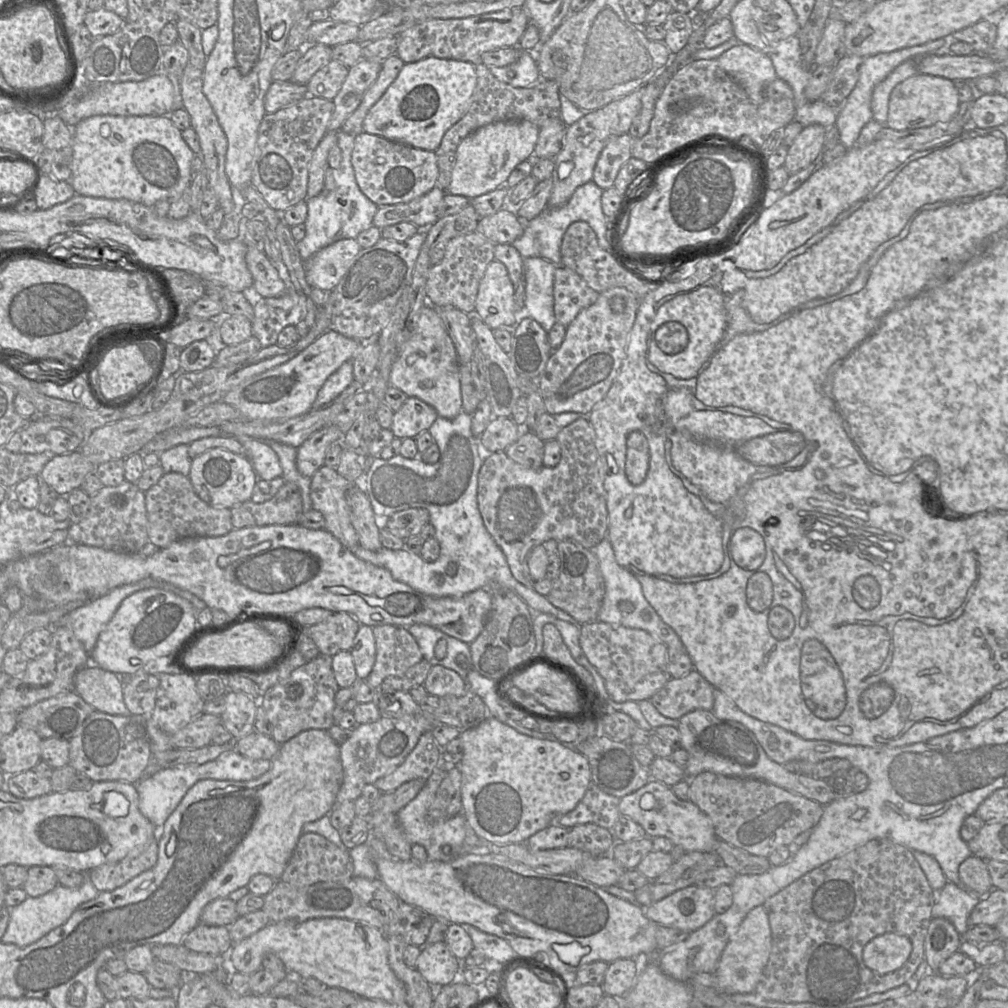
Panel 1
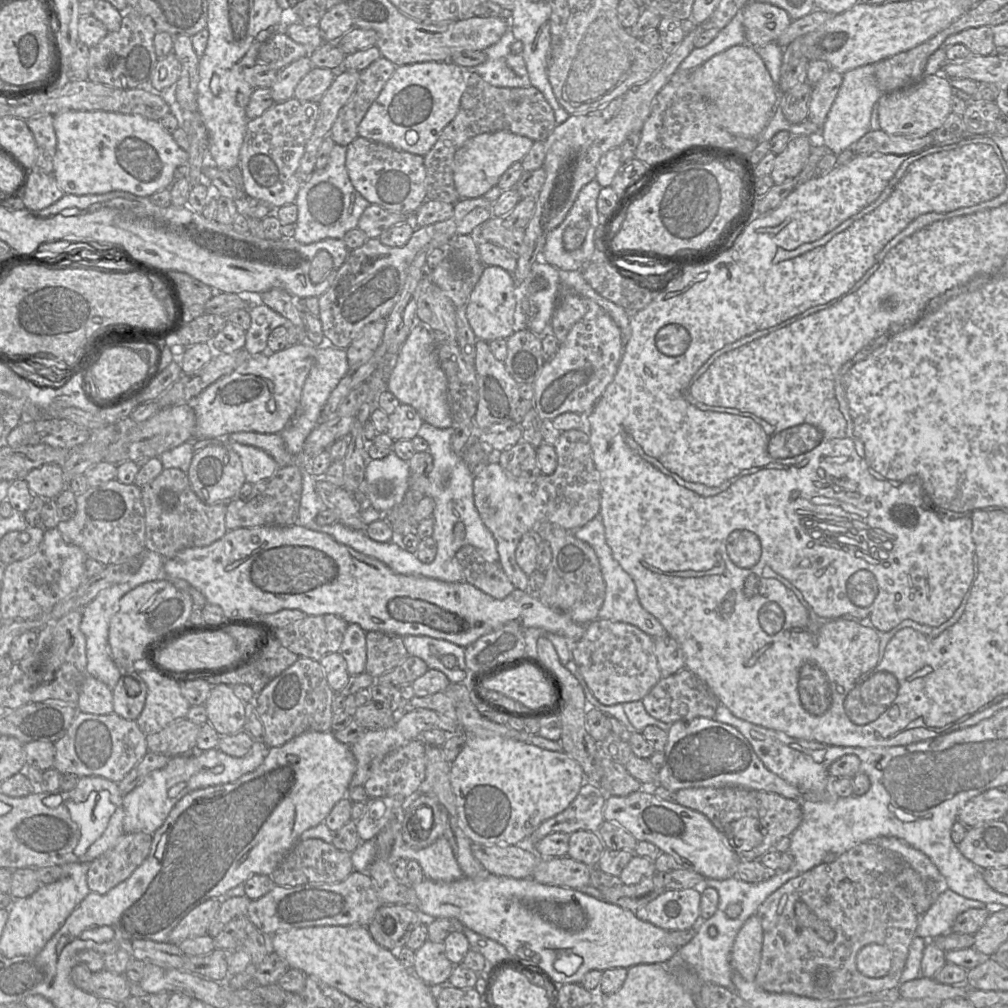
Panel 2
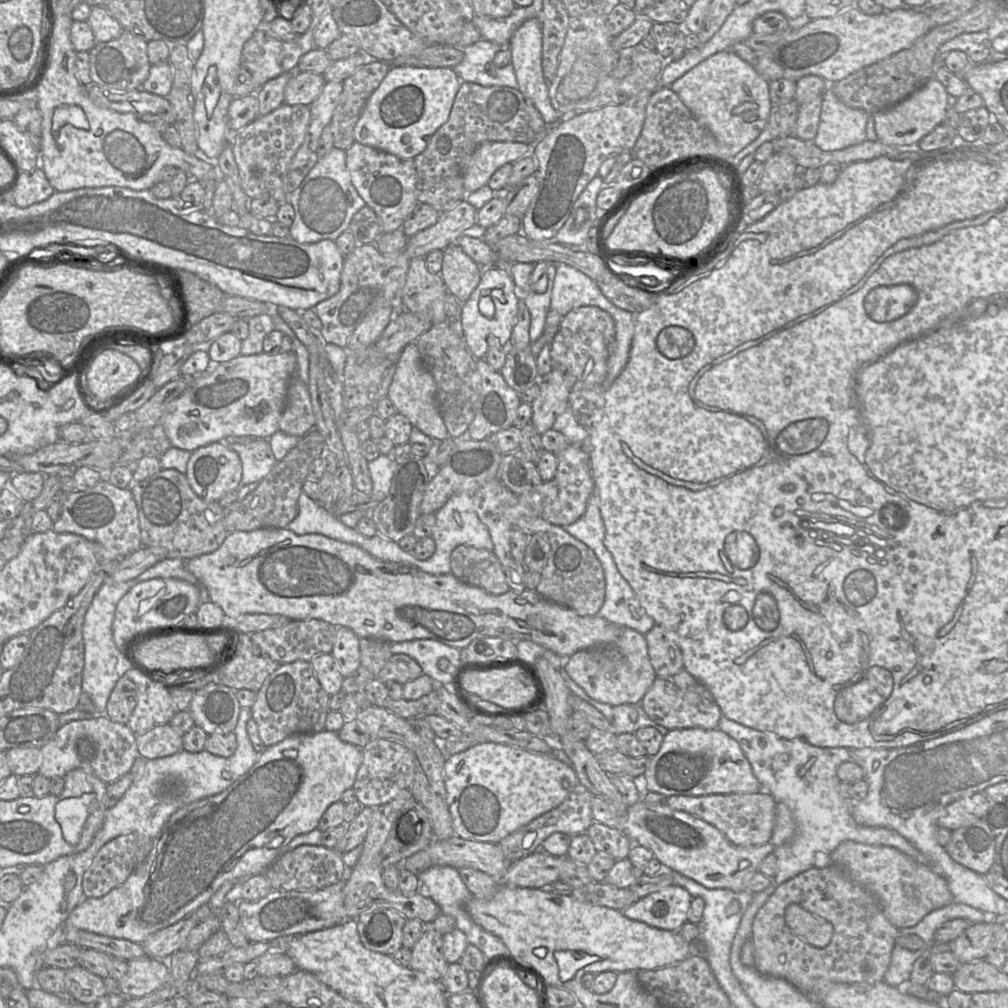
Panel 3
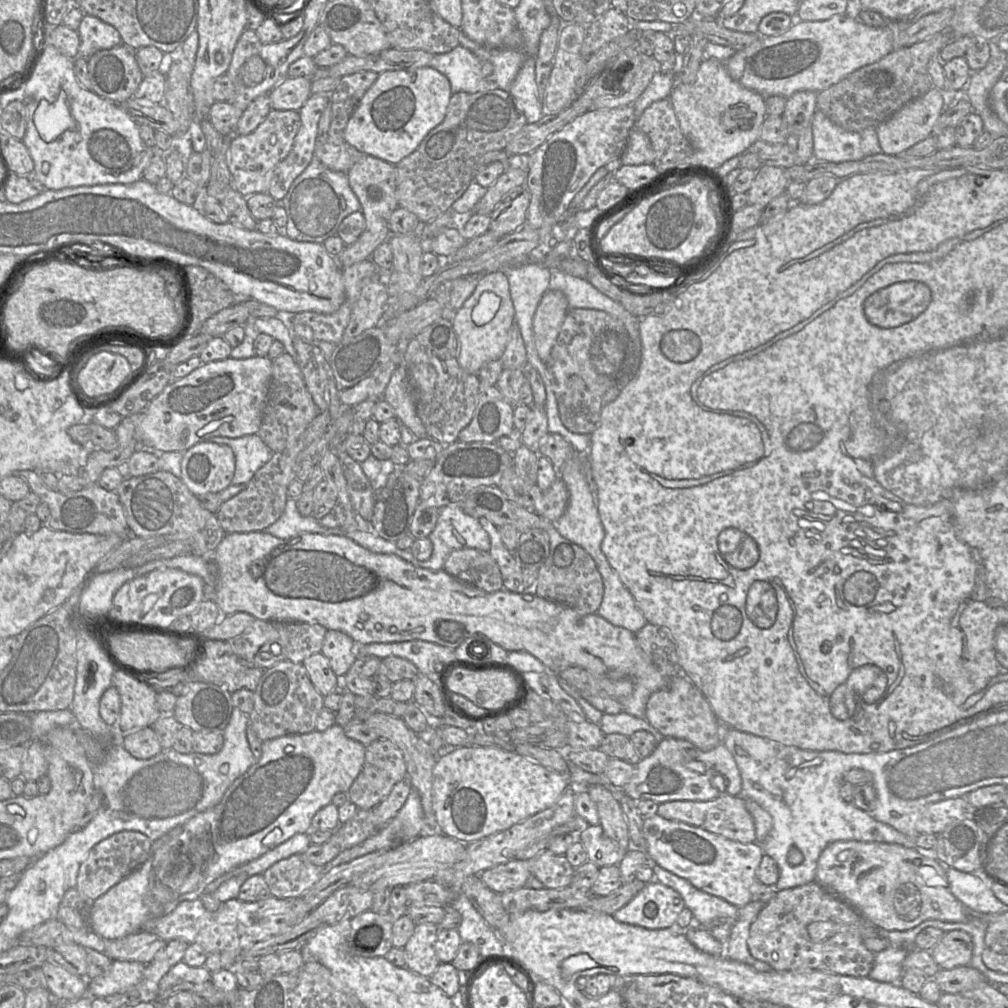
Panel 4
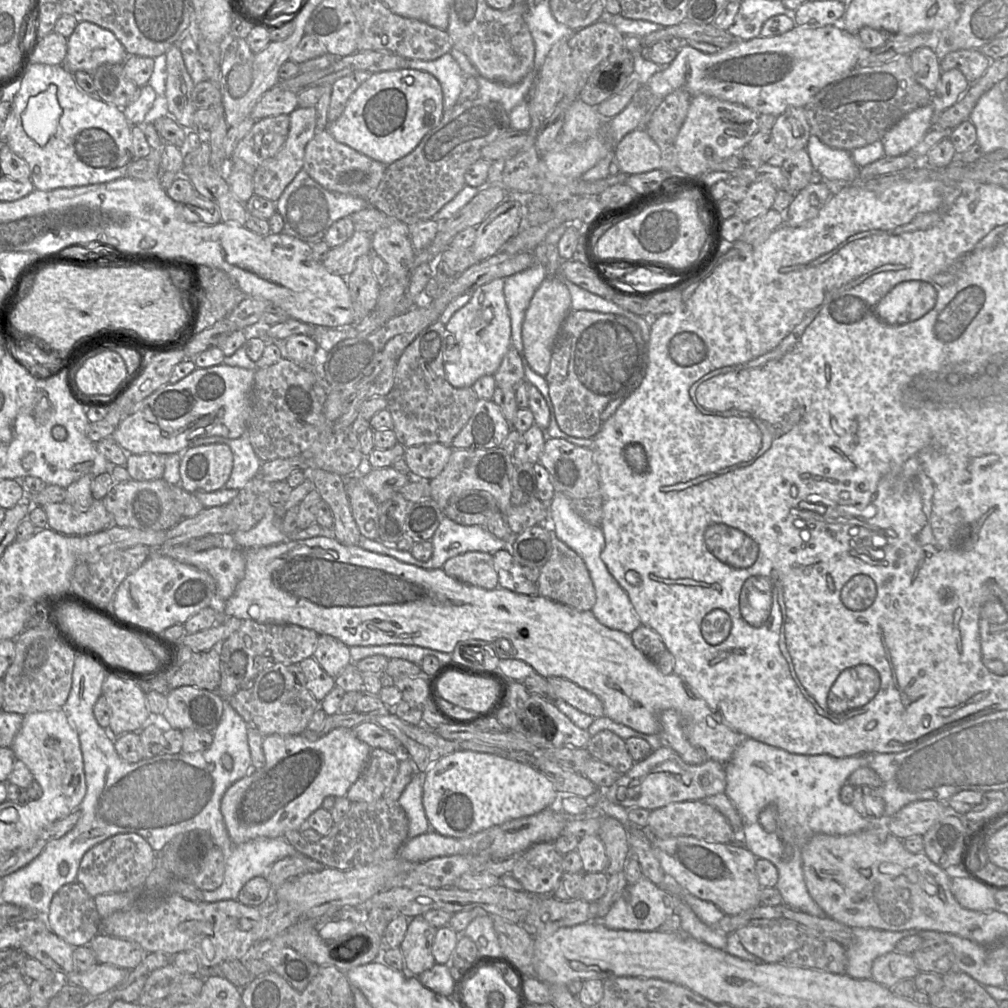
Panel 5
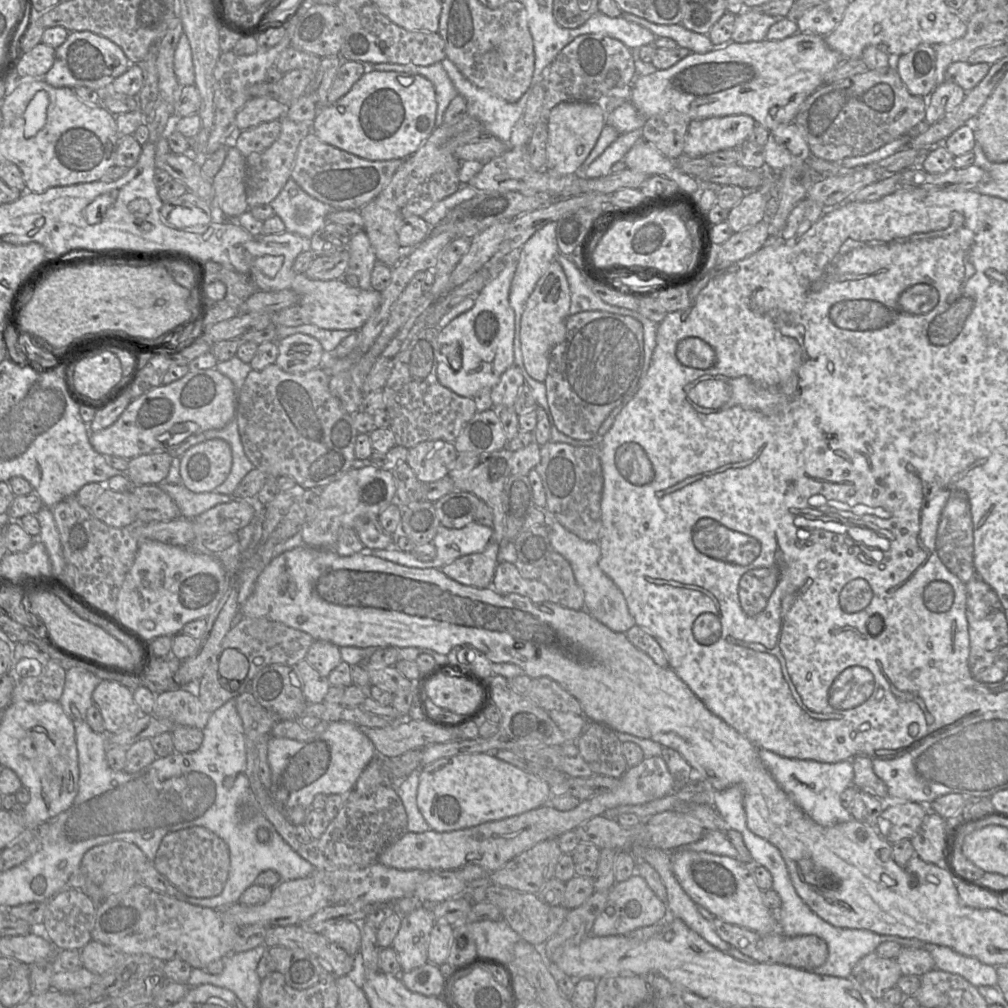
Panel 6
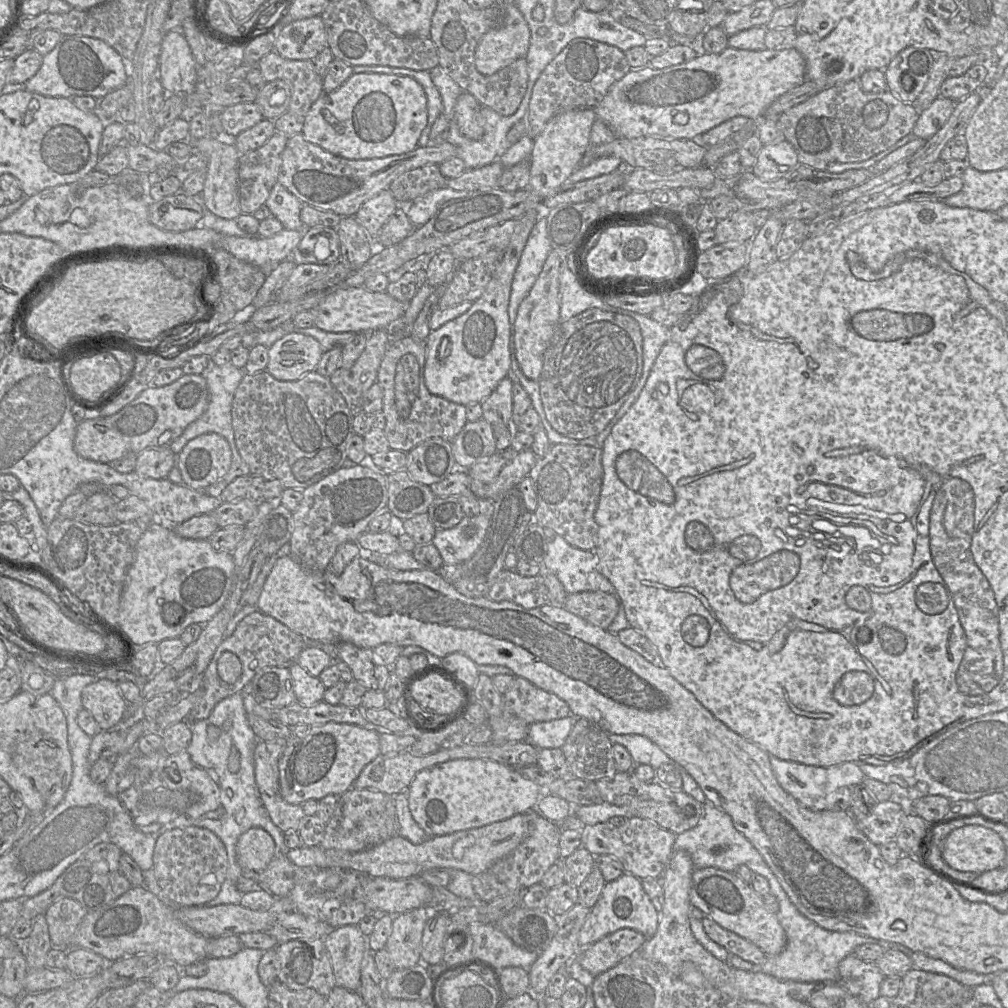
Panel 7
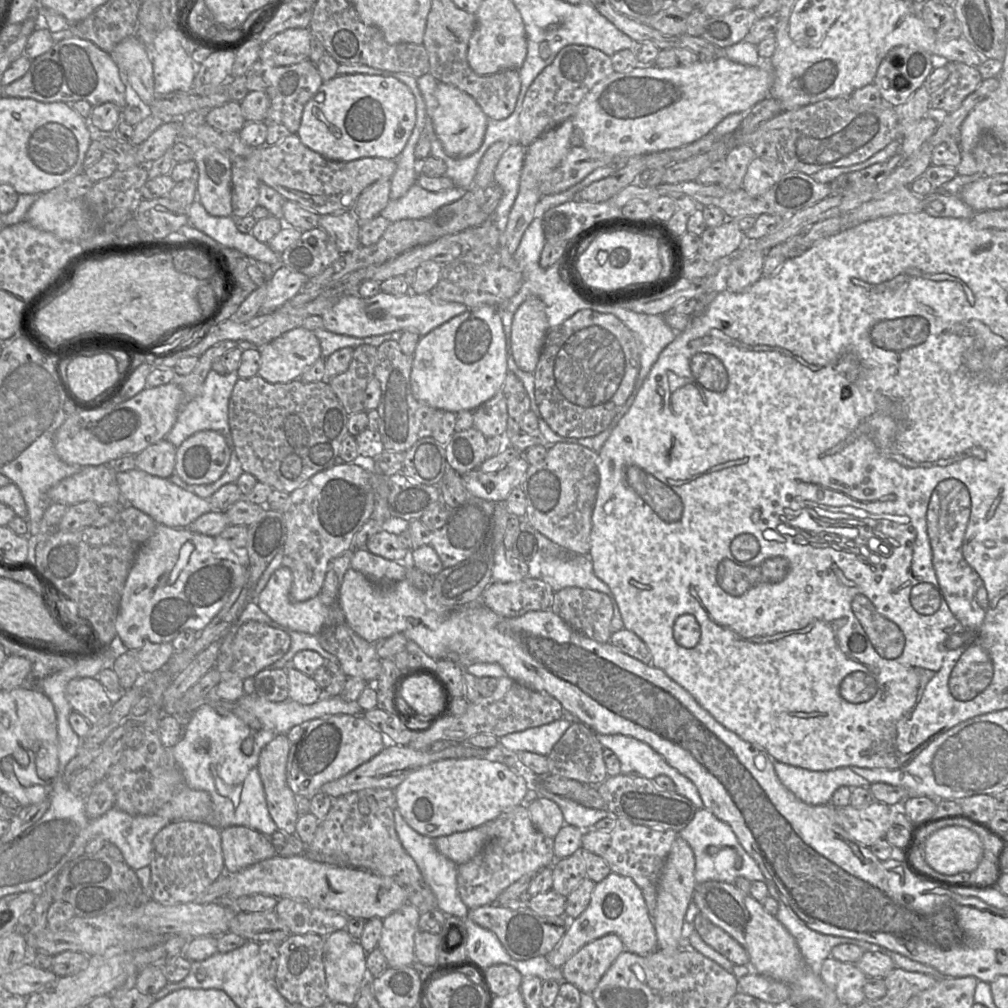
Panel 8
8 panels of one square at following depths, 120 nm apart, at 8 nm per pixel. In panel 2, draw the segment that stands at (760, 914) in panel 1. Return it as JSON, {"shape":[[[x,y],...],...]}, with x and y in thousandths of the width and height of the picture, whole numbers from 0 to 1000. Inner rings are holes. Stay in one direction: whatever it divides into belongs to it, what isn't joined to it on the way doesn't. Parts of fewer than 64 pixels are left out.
{"shape":[[[751,908],[745,909],[731,927],[724,956],[739,972],[748,974],[753,962],[757,937],[757,922]]]}

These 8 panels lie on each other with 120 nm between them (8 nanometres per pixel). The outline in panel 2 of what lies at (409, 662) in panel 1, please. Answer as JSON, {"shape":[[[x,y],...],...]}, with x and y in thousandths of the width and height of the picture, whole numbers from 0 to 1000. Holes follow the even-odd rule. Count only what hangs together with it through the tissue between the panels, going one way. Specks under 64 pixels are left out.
{"shape":[[[376,626],[363,627],[363,644],[362,666],[372,674],[406,651],[398,631]]]}

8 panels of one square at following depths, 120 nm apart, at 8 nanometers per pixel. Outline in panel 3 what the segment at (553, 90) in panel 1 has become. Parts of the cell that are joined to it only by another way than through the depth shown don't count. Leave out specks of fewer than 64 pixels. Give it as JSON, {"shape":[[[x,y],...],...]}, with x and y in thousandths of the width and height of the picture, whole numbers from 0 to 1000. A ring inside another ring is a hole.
{"shape":[[[458,81],[444,119],[428,136],[420,151],[410,157],[414,170],[413,196],[441,210],[461,197],[459,170],[467,152],[484,140],[519,141],[530,144],[541,135],[542,122],[528,100],[514,88],[480,86]]]}

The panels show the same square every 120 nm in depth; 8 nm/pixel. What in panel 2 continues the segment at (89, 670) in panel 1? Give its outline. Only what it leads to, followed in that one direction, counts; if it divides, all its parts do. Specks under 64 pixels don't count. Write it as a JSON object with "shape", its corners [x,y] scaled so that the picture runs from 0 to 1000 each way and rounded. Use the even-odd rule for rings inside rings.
{"shape":[[[86,670],[81,677],[76,694],[78,706],[93,709],[112,707],[112,687],[104,678]]]}

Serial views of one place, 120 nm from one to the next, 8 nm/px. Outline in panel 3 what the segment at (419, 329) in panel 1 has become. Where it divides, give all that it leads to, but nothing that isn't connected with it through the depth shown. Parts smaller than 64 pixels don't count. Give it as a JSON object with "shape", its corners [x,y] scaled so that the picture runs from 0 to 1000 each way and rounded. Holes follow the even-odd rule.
{"shape":[[[412,339],[405,341],[397,350],[393,368],[384,394],[391,401],[394,410],[405,415],[407,420],[432,437],[445,434],[433,398],[433,380],[428,370],[420,363]]]}

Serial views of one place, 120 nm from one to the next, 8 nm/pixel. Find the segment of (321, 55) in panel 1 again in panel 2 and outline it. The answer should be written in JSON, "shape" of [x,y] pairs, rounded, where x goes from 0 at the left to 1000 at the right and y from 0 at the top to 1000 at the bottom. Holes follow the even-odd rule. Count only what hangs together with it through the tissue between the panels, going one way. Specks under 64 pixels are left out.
{"shape":[[[302,56],[278,69],[275,79],[268,87],[273,103],[292,96],[294,85],[311,66],[308,57]]]}

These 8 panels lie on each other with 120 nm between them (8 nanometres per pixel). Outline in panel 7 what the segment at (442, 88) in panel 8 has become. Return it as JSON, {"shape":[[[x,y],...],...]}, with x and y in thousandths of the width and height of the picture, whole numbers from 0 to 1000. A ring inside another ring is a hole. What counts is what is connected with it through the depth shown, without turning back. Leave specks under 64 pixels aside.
{"shape":[[[459,91],[450,106],[450,116],[459,135],[475,139],[480,134],[481,118],[477,113],[478,104],[470,95]]]}

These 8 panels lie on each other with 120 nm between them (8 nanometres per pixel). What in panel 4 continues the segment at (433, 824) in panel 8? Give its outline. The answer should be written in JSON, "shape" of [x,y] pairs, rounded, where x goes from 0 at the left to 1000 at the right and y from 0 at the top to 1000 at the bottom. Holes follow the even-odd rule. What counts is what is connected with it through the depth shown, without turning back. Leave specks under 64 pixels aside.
{"shape":[[[483,741],[443,742],[442,745],[436,749],[434,756],[430,762],[430,802],[433,809],[433,814],[435,816],[435,824],[461,837],[465,837],[491,826],[503,823],[509,818],[512,818],[513,816],[522,813],[523,812],[533,808],[534,806],[547,801],[553,796],[553,794],[564,782],[564,780],[564,767],[563,771],[563,769],[558,769],[552,765],[541,762],[540,760],[514,748],[512,745],[501,745]]]}

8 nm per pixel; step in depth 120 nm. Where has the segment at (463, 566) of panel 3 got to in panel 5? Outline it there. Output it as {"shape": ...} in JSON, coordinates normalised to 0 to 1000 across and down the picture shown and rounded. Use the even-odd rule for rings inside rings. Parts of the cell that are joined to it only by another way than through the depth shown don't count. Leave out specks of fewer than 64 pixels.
{"shape":[[[462,548],[444,555],[439,566],[446,572],[482,585],[494,580],[494,570],[490,563],[489,551],[479,548]]]}

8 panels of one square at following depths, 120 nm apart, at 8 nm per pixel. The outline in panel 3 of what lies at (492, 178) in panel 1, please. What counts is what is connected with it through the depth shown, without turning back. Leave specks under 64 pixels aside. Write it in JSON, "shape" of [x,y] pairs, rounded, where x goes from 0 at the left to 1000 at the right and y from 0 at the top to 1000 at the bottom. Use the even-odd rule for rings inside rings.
{"shape":[[[484,140],[474,145],[460,163],[461,190],[482,185],[489,172],[502,162],[510,162],[525,153],[528,145],[519,141]]]}

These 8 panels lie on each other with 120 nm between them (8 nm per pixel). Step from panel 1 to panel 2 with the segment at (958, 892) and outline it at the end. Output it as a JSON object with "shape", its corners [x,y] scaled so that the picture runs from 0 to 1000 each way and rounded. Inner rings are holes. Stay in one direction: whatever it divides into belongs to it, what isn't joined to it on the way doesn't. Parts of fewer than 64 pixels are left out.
{"shape":[[[935,880],[923,901],[916,907],[909,921],[909,929],[928,932],[943,926],[944,918],[950,908],[964,901],[978,898],[970,893],[957,891],[944,883]]]}

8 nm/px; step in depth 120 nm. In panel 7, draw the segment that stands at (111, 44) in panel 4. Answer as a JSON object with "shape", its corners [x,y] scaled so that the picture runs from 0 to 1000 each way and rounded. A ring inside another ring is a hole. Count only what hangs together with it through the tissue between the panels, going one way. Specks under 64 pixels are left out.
{"shape":[[[65,35],[44,56],[40,68],[24,87],[47,96],[90,95],[99,99],[126,82],[122,58],[112,47],[96,38]]]}

